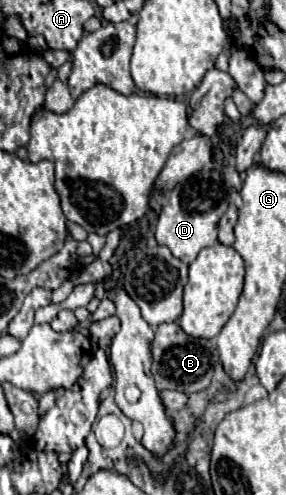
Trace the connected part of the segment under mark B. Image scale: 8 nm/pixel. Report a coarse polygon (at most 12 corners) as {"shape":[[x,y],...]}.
{"shape":[[162,323],[152,343],[156,387],[204,391],[218,361],[210,339]]}

